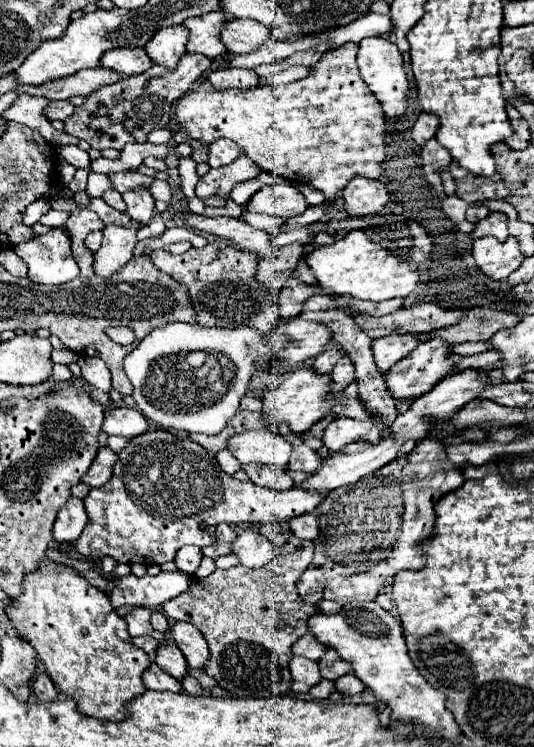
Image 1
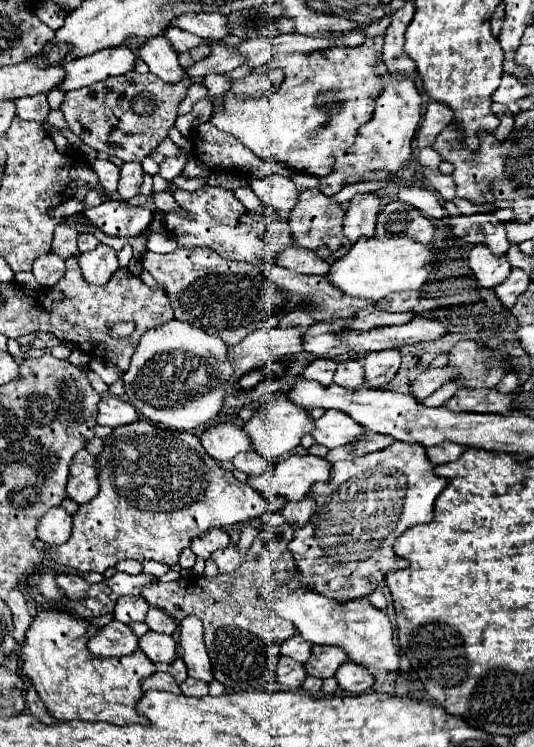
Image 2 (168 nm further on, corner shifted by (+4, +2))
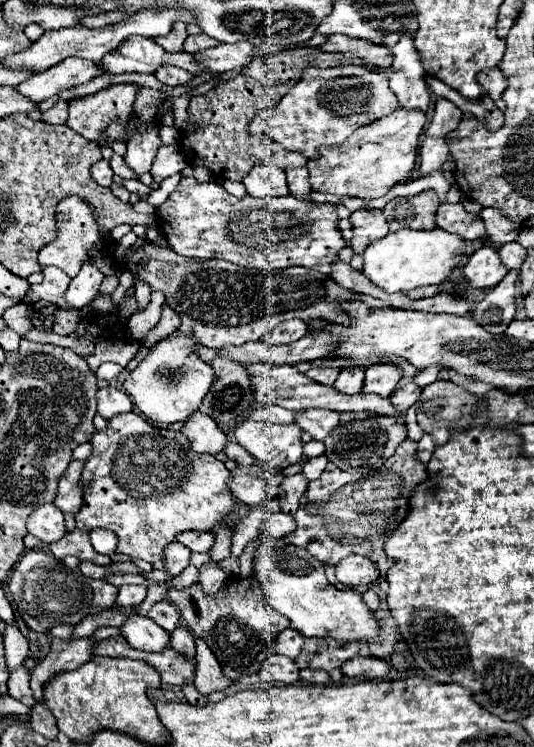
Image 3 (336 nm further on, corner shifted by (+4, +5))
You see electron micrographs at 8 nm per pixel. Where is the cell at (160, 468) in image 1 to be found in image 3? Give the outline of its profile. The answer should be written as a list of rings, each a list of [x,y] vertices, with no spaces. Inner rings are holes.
[[[131,411],[131,413],[121,413],[109,419],[107,429],[93,433],[91,445],[93,445],[91,455],[87,457],[83,473],[81,473],[83,505],[81,505],[81,511],[75,515],[77,527],[75,531],[67,533],[57,543],[51,543],[51,551],[57,559],[63,559],[65,555],[73,555],[79,561],[93,561],[97,565],[109,565],[111,563],[109,555],[99,555],[89,543],[89,533],[95,527],[103,527],[117,535],[119,539],[117,553],[155,563],[163,559],[165,545],[173,543],[179,533],[213,531],[237,507],[237,501],[233,499],[227,487],[227,479],[231,473],[221,461],[217,461],[213,455],[191,451],[189,441],[181,435],[181,431],[155,427],[153,423],[143,419],[139,413]]]

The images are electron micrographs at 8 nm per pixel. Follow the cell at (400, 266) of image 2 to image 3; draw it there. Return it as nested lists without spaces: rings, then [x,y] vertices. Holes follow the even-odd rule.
[[[399,229],[365,249],[363,275],[387,293],[411,291],[425,285],[441,285],[465,255],[465,239],[441,229]]]

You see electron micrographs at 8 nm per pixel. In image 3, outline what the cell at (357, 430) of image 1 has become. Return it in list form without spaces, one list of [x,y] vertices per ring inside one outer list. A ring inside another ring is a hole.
[[[305,409],[295,413],[295,423],[307,431],[313,439],[323,441],[333,427],[339,423],[339,413],[337,411],[327,411],[327,409]]]

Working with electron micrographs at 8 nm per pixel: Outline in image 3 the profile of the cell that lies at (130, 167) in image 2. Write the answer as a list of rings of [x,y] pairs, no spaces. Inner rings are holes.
[[[151,123],[147,129],[135,127],[133,135],[127,143],[125,163],[133,171],[137,171],[137,175],[149,173],[159,147],[161,147],[161,139],[159,139],[159,125],[157,123]]]

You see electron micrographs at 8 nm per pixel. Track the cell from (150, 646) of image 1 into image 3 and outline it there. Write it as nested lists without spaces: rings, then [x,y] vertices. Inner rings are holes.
[[[53,639],[49,655],[31,671],[31,691],[33,699],[37,703],[43,701],[43,687],[59,673],[63,671],[73,671],[79,665],[87,663],[93,655],[93,639],[77,639],[77,641],[63,641],[63,639]]]

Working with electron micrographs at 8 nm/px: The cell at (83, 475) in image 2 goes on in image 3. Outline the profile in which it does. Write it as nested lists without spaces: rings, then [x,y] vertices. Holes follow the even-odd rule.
[[[71,461],[67,471],[59,479],[59,491],[57,491],[57,497],[55,497],[53,505],[57,509],[61,509],[63,513],[73,513],[75,515],[81,507],[81,489],[79,489],[81,471],[83,471],[83,463],[81,461]]]

